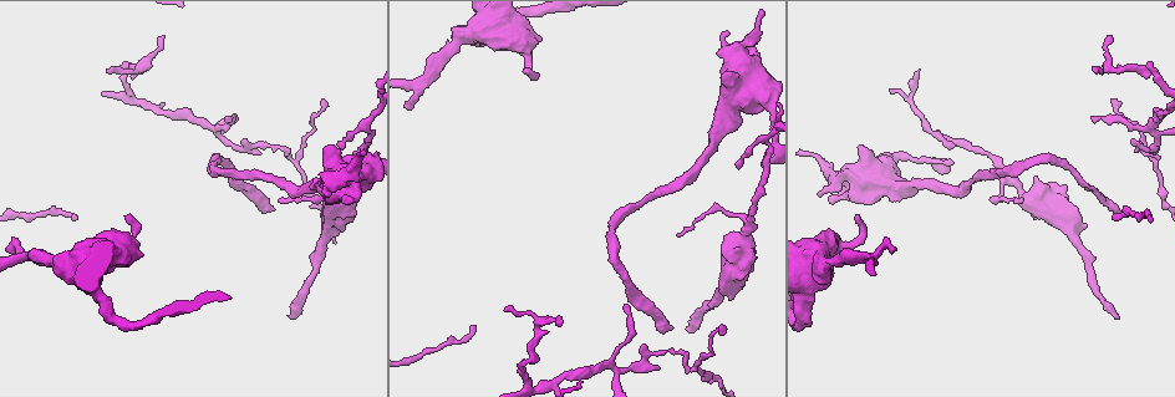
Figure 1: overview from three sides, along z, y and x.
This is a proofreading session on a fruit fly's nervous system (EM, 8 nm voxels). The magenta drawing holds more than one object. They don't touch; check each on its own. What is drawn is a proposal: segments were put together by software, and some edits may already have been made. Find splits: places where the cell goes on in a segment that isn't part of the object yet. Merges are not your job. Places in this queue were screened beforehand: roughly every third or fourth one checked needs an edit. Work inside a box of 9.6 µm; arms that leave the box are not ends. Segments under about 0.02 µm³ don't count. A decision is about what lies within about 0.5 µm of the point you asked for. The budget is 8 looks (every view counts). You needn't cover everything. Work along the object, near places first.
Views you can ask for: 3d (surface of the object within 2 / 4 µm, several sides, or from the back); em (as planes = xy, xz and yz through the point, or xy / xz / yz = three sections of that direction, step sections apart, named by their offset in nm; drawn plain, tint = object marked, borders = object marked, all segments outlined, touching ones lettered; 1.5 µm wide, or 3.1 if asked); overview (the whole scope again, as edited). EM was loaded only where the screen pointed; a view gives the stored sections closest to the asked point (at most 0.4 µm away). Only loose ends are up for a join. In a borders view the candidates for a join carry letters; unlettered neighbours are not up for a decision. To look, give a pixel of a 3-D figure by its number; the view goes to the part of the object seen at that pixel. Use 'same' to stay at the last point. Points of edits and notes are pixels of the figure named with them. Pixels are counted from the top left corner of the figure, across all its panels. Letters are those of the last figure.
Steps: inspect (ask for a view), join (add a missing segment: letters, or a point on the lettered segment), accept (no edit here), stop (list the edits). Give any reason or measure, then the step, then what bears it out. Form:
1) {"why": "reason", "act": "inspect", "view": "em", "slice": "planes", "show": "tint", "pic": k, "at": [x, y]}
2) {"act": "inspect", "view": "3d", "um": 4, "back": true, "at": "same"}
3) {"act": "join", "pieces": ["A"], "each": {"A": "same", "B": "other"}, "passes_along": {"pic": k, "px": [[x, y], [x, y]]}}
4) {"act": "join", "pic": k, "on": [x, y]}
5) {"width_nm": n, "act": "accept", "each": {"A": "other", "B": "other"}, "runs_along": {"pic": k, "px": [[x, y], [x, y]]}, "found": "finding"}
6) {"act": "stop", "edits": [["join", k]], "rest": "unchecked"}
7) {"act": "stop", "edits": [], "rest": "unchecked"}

{"why": "branch stops here", "act": "inspect", "view": "em", "slice": "yz", "step": 8, "show": "tint", "pic": 1, "at": [13, 248]}

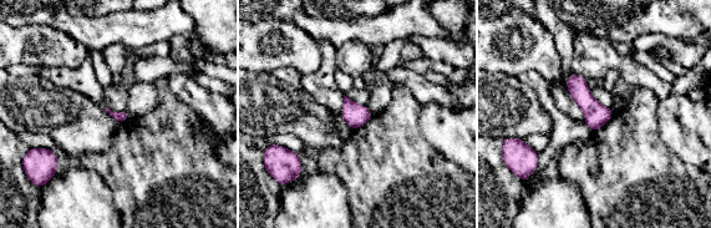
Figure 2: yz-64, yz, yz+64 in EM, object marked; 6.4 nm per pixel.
{"act": "inspect", "view": "em", "slice": "planes", "show": "borders", "at": "same"}

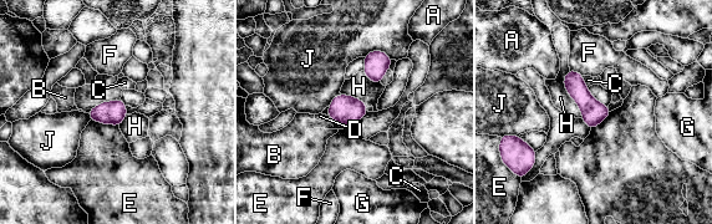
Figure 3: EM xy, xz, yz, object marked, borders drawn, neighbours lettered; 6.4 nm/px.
{"longest_contact_nm": ["H", 340], "act": "accept", "each": {"A": "other", "B": "other", "C": "other", "D": "other", "E": "other", "F": "other", "G": "other", "H": "other", "J": "other"}, "border": {"pic": 3, "px": [[569, 69], [564, 87], [583, 117]]}, "found": "no lettered segment goes on from it"}

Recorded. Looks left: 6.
{"why": "branch stops here", "act": "inspect", "view": "em", "slice": "yz", "step": 4, "show": "borders", "pic": 1, "at": [325, 147]}

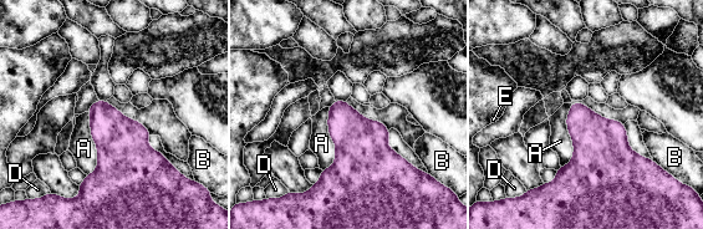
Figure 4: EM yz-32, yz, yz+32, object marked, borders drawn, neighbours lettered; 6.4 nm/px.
{"act": "accept", "each": {"A": "other", "B": "other", "D": "other", "E": "other"}, "border": {"pic": 4, "px": [[580, 101], [561, 167]]}, "found": "none of them fits"}

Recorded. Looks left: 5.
{"act": "inspect", "view": "3d", "um": 4, "pic": 1, "at": [662, 333]}

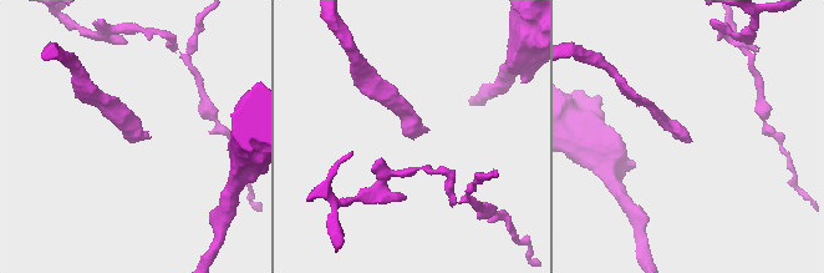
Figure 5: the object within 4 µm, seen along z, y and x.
{"act": "inspect", "view": "em", "slice": "planes", "show": "borders", "pic": 5, "at": [134, 142]}

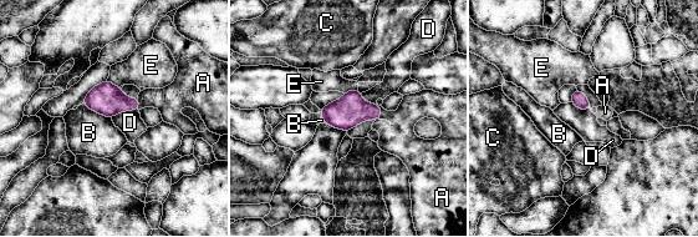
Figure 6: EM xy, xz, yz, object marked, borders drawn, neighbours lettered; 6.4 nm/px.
{"act": "join", "pieces": ["A"], "each": {"A": "same", "B": "other", "C": "other", "D": "other", "E": "other"}, "passes_along": {"pic": 6, "px": [[345, 114], [381, 112], [400, 139]]}, "found": "it goes on there"}

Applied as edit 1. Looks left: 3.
{"act": "stop", "edits": [["join", 6]], "rest": "unchecked"}

